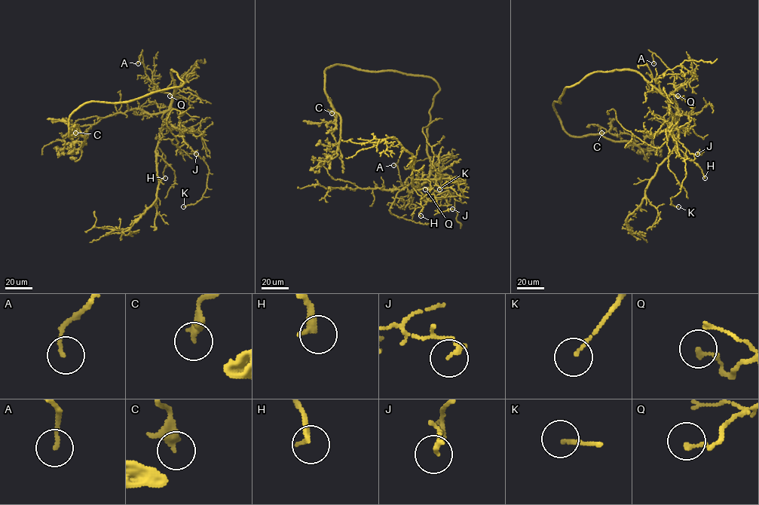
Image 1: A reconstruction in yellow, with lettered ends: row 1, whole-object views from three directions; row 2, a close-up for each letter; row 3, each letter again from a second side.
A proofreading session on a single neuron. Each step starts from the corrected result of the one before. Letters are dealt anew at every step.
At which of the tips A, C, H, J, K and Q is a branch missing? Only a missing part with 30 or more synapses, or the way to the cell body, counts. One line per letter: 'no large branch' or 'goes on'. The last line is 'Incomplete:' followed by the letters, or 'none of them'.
A: no large branch
C: no large branch
H: no large branch
J: no large branch
K: no large branch
Q: no large branch
Incomplete: none of them

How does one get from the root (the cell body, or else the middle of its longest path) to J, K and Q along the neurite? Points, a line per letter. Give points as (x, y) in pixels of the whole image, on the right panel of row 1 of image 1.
J: (593, 72), (638, 71), (667, 99), (678, 132), (676, 139), (690, 153), (697, 154)
K: (593, 72), (636, 70), (667, 99), (672, 118), (668, 132), (685, 163), (680, 191), (670, 199), (678, 206)
Q: (593, 72), (635, 70), (662, 94), (677, 96)

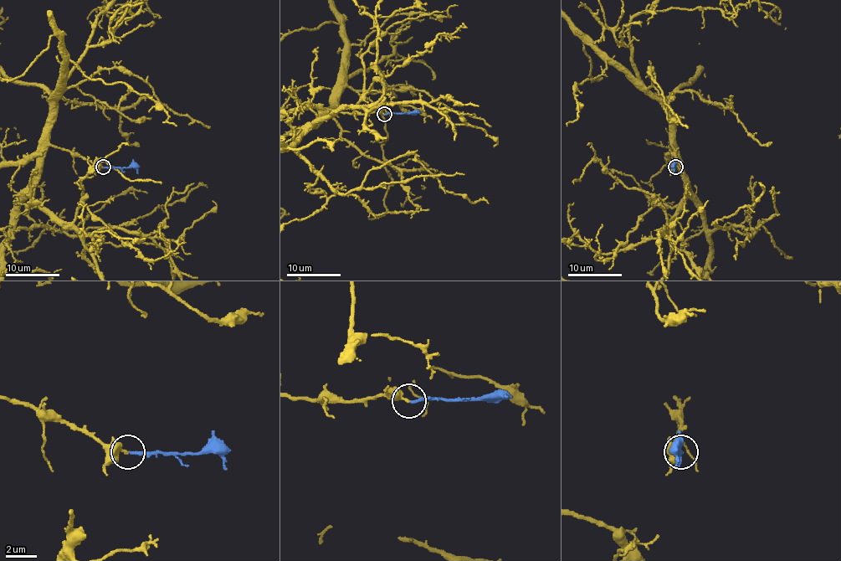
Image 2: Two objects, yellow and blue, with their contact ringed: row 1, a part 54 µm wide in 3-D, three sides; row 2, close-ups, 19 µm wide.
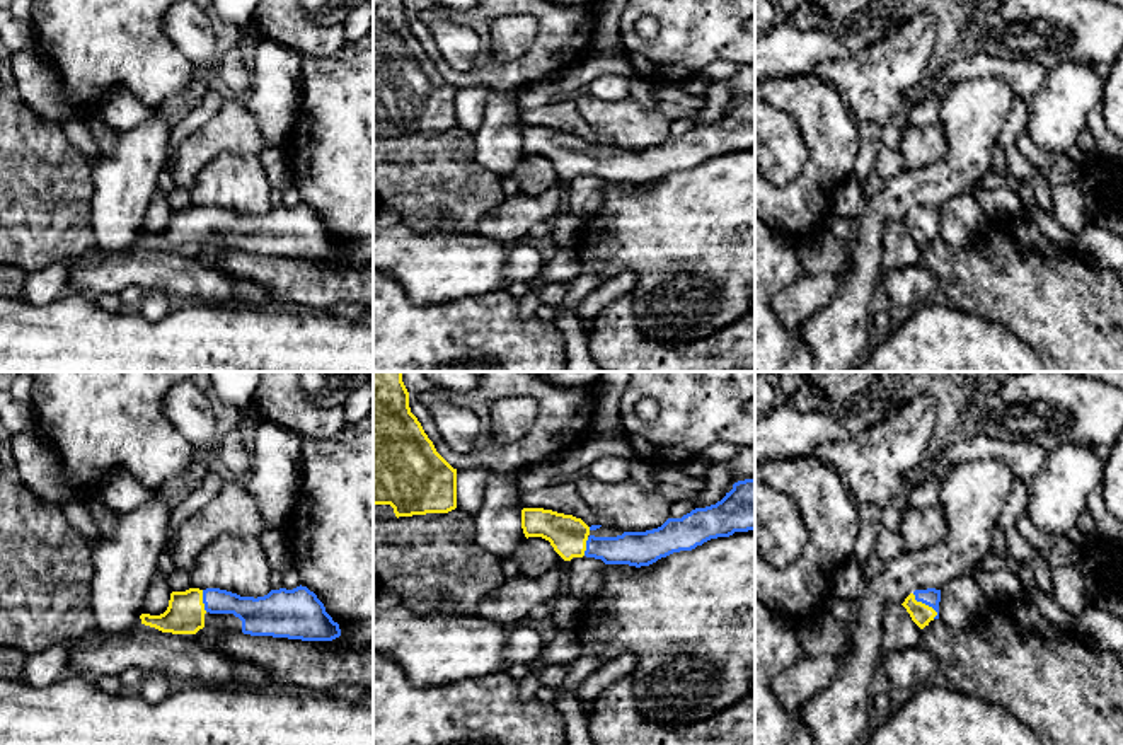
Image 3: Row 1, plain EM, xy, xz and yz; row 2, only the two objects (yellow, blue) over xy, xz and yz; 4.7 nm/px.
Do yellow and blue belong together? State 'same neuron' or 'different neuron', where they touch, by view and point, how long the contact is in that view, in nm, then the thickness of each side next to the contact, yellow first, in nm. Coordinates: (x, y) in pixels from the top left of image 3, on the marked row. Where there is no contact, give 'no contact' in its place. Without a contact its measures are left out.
same neuron; contact yz (924, 604); length 160 nm; calibres 100 and 90 nm

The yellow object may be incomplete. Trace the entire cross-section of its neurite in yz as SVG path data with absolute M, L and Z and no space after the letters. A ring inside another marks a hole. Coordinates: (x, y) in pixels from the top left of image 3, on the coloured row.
M915 590L901 604L912 621L924 629L930 621L939 619L941 590Z

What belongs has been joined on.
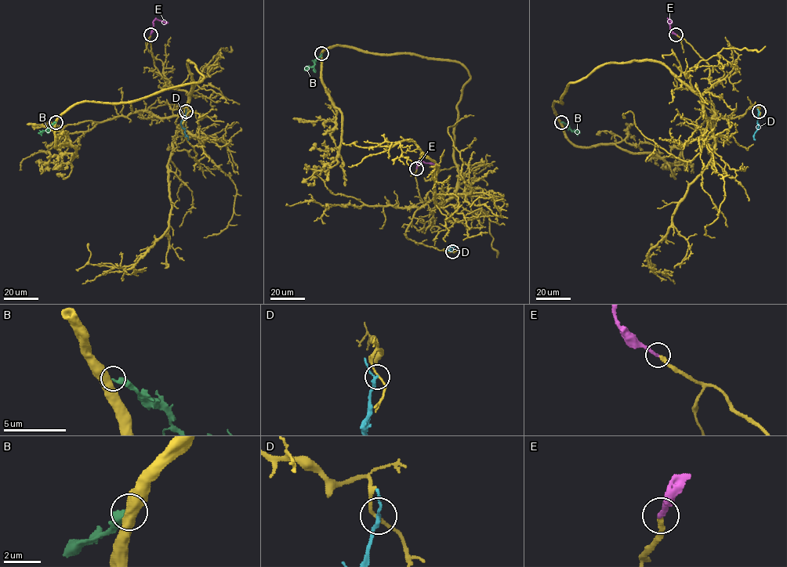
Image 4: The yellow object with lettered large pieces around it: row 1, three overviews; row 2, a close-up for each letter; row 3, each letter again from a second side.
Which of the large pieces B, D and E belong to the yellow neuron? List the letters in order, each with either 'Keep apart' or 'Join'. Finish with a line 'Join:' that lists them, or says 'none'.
B: Keep apart
D: Keep apart
E: Join
Join: E

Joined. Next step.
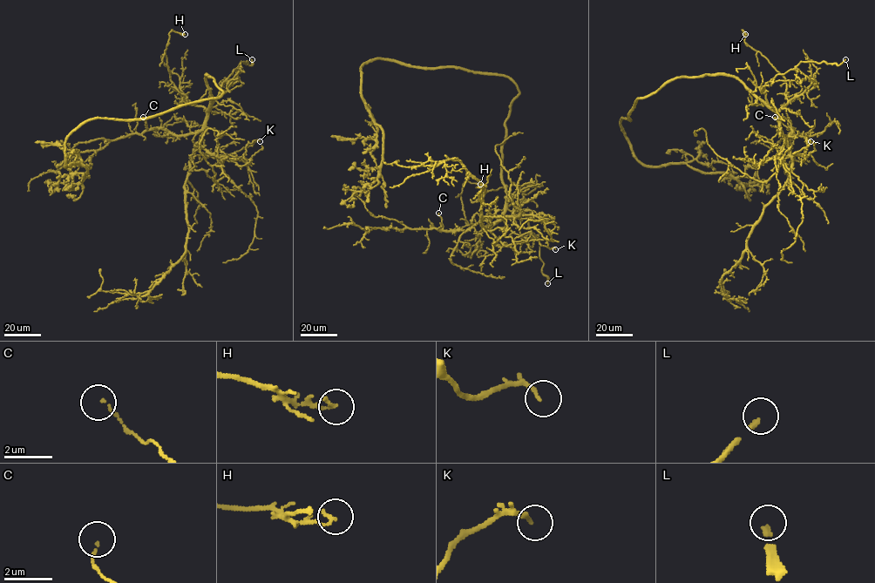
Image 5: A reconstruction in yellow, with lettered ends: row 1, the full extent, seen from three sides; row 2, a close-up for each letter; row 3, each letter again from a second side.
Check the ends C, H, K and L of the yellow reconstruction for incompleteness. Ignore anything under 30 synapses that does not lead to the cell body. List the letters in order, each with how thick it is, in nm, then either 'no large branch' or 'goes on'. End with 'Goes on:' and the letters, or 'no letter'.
C: 100 nm | no large branch
H: 150 nm | no large branch
K: 160 nm | no large branch
L: 200 nm | goes on
Goes on: L

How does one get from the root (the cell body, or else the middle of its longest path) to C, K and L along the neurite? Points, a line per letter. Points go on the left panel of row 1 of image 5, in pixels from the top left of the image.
C: (213, 78), (206, 75), (211, 109), (206, 125), (199, 131), (175, 135), (159, 128), (147, 130), (143, 117)
K: (213, 78), (206, 75), (211, 109), (193, 155), (216, 158), (234, 153), (260, 141)
L: (213, 78), (206, 75), (211, 104), (221, 84), (239, 64), (244, 61), (252, 65), (252, 59)

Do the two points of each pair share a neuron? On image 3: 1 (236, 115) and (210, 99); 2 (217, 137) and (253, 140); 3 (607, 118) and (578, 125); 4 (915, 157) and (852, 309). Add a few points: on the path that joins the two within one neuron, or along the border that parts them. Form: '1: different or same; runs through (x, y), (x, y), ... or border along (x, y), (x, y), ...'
1: different; border along (225, 101), (193, 133)
2: same; runs through (225, 137), (244, 137)
3: different; border along (573, 101), (600, 142)
4: different; border along (946, 145), (946, 152), (936, 161), (907, 167)

